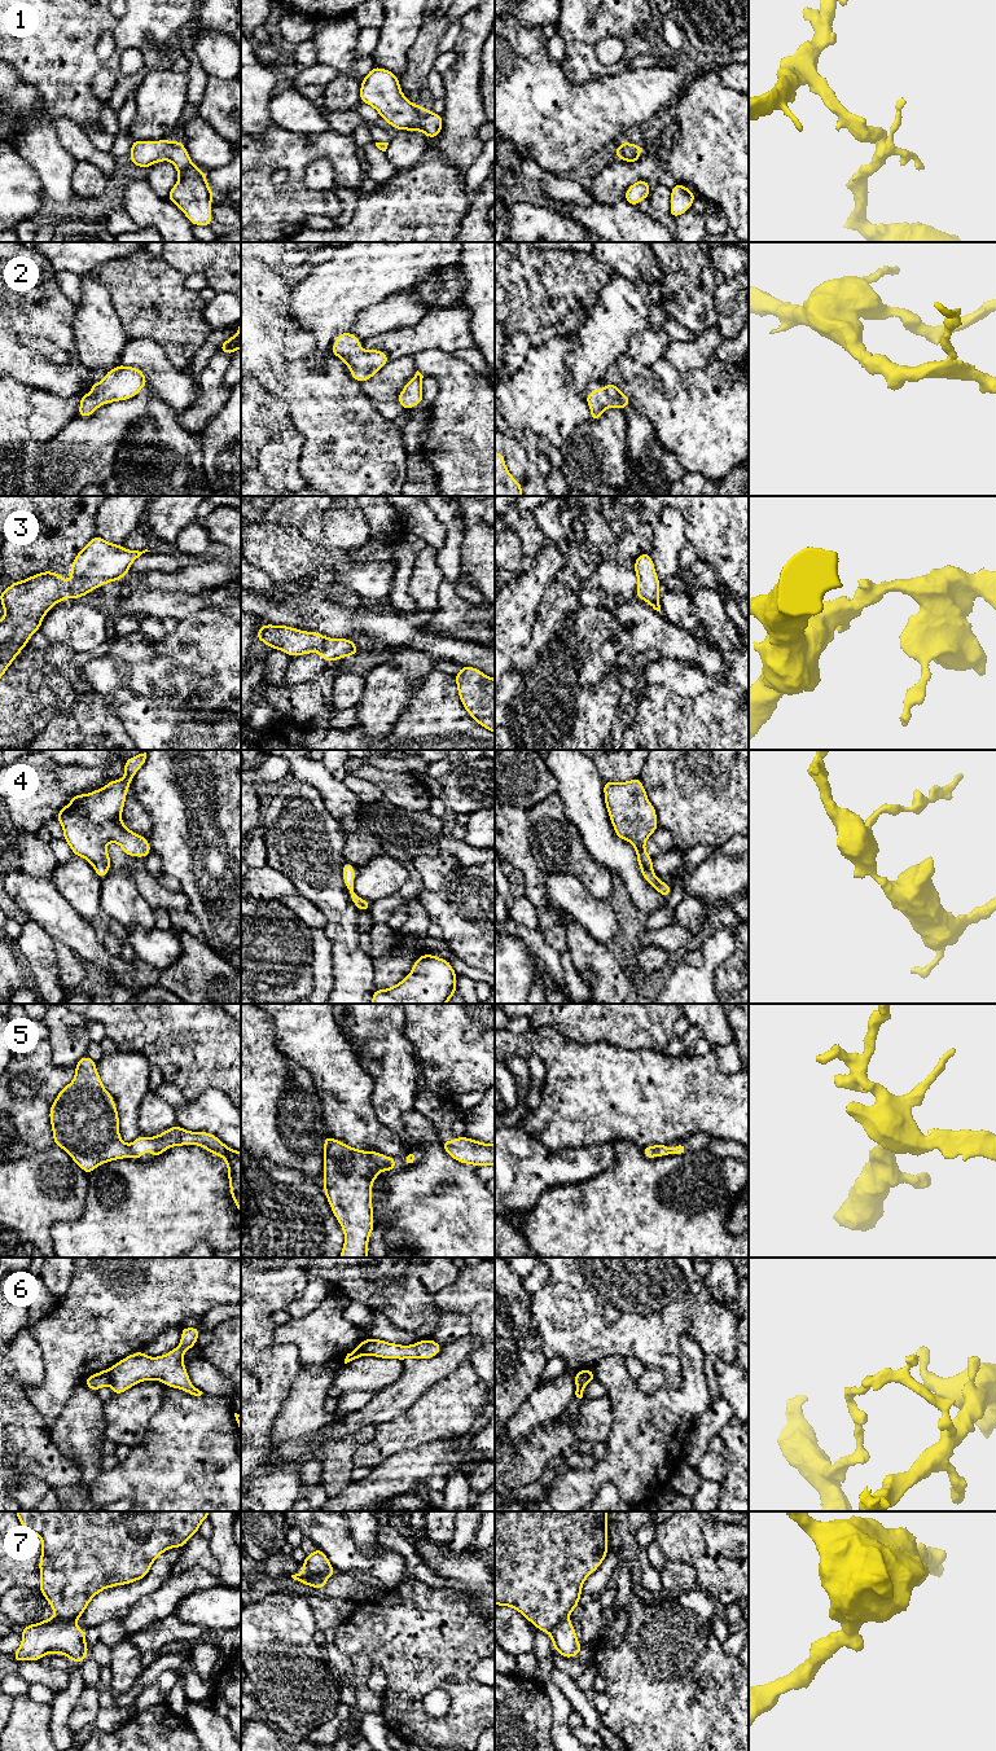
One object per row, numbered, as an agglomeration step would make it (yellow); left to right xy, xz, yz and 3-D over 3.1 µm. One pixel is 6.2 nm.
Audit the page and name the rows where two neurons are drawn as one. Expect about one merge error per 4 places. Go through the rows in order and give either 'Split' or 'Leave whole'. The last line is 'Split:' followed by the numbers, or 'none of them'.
1: Leave whole
2: Leave whole
3: Leave whole
4: Leave whole
5: Leave whole
6: Split
7: Split
Split: 6, 7

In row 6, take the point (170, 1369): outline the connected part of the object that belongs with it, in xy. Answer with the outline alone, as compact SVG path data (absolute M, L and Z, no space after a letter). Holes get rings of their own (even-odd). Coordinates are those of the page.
M181 1327L180 1344L168 1353L150 1357L137 1351L114 1364L109 1369L113 1394L120 1395L140 1382L154 1379L167 1387L201 1396L203 1392L190 1383L183 1362L184 1353L196 1346L199 1331L199 1327Z

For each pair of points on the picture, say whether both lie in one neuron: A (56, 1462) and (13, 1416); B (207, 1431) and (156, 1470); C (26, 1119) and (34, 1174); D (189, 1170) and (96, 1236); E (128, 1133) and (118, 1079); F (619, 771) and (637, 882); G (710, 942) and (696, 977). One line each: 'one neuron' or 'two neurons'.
A: one neuron
B: one neuron
C: two neurons
D: one neuron
E: one neuron
F: two neurons
G: one neuron

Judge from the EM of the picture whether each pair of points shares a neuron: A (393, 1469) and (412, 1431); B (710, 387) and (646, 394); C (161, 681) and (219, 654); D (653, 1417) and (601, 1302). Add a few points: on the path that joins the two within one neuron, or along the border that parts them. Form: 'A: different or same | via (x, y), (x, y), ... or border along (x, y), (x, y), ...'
A: different | border along (433, 1442), (402, 1449), (377, 1466)
B: same | via (694, 395), (662, 395)
C: same | via (175, 675), (205, 668)
D: different | border along (624, 1357), (604, 1356), (595, 1364)

